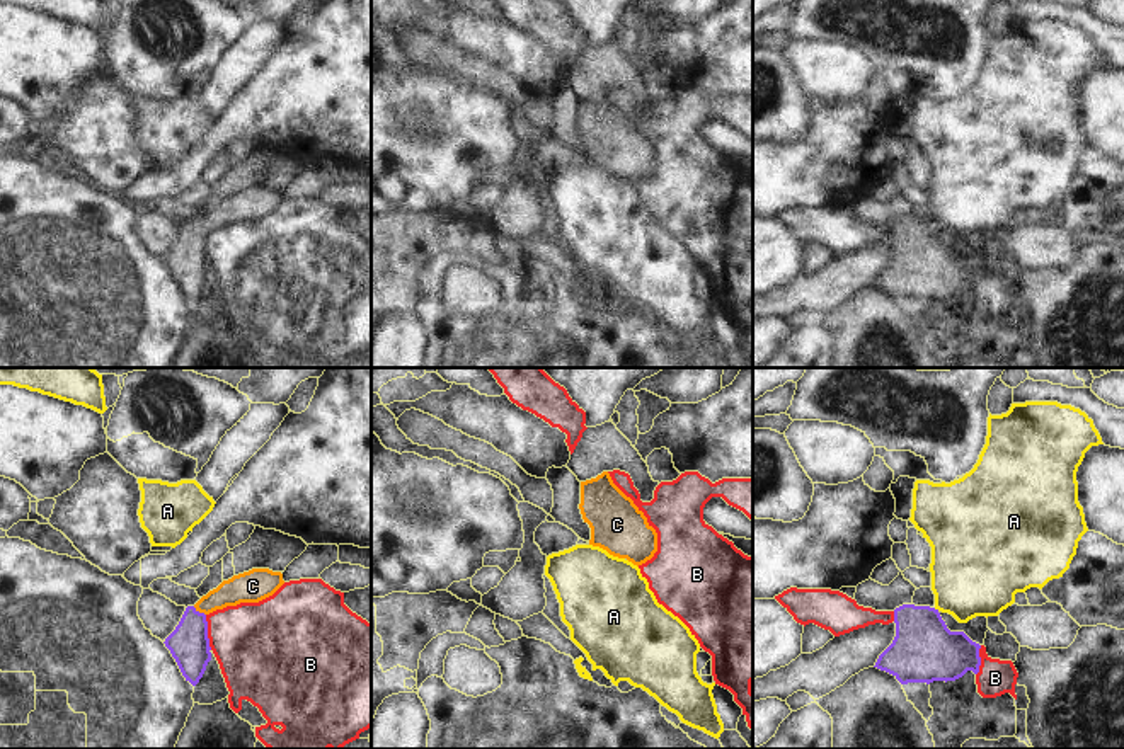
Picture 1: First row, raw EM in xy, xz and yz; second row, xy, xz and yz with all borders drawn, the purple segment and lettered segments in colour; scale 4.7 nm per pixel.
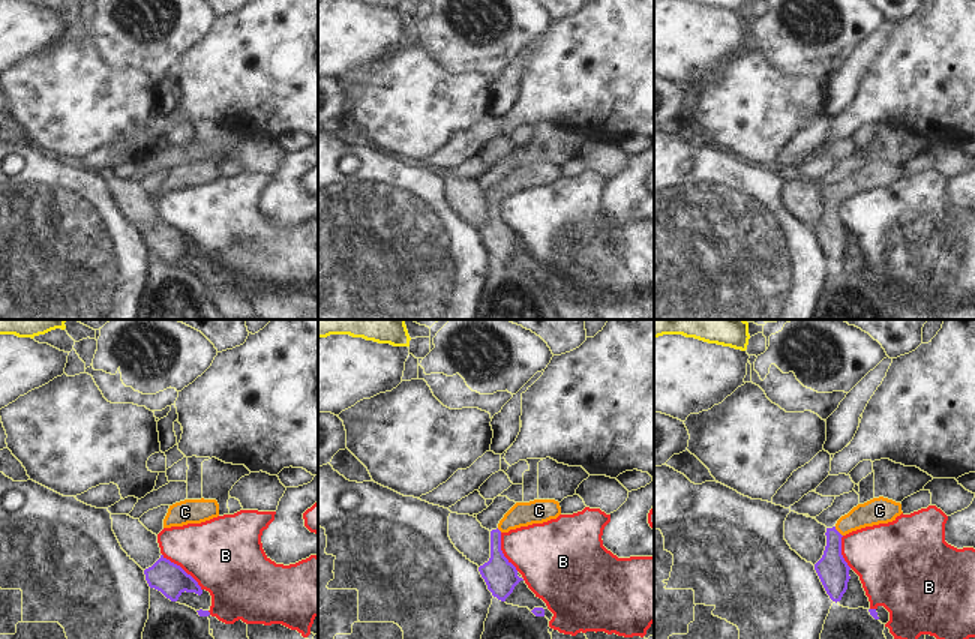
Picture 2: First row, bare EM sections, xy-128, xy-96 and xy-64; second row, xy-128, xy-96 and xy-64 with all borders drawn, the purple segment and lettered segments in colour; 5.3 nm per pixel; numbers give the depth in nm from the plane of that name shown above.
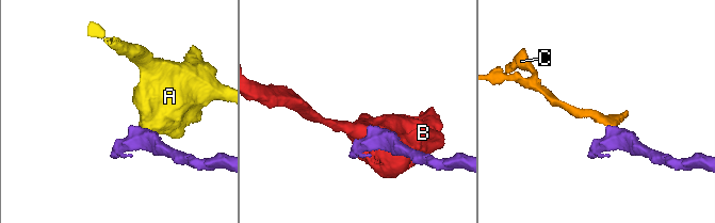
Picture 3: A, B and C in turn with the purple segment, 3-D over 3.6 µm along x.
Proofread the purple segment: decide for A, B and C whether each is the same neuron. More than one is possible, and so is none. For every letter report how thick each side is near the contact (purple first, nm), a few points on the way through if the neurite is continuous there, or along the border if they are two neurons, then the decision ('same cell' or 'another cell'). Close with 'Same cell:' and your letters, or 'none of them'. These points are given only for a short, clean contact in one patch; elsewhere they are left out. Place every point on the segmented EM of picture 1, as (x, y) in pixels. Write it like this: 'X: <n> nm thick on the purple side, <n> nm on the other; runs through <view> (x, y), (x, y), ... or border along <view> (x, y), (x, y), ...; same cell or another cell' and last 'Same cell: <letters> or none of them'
A: 300 nm thick on the purple side, 420 nm on the other; border along yz (934, 608), (939, 610); another cell
B: 190 nm thick on the purple side, 400 nm on the other; another cell
C: 190 nm thick on the purple side, 140 nm on the other; runs through xy (189, 646), (193, 620), (198, 611), (213, 600), (244, 588); same cell
Same cell: C

